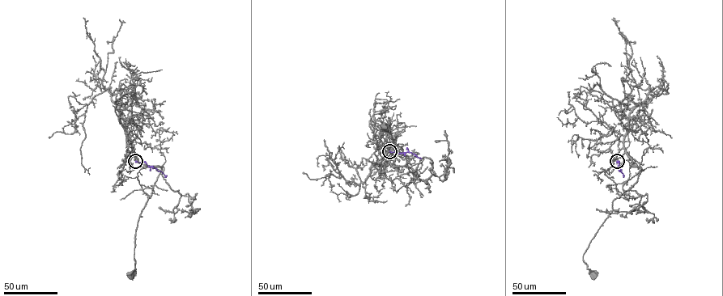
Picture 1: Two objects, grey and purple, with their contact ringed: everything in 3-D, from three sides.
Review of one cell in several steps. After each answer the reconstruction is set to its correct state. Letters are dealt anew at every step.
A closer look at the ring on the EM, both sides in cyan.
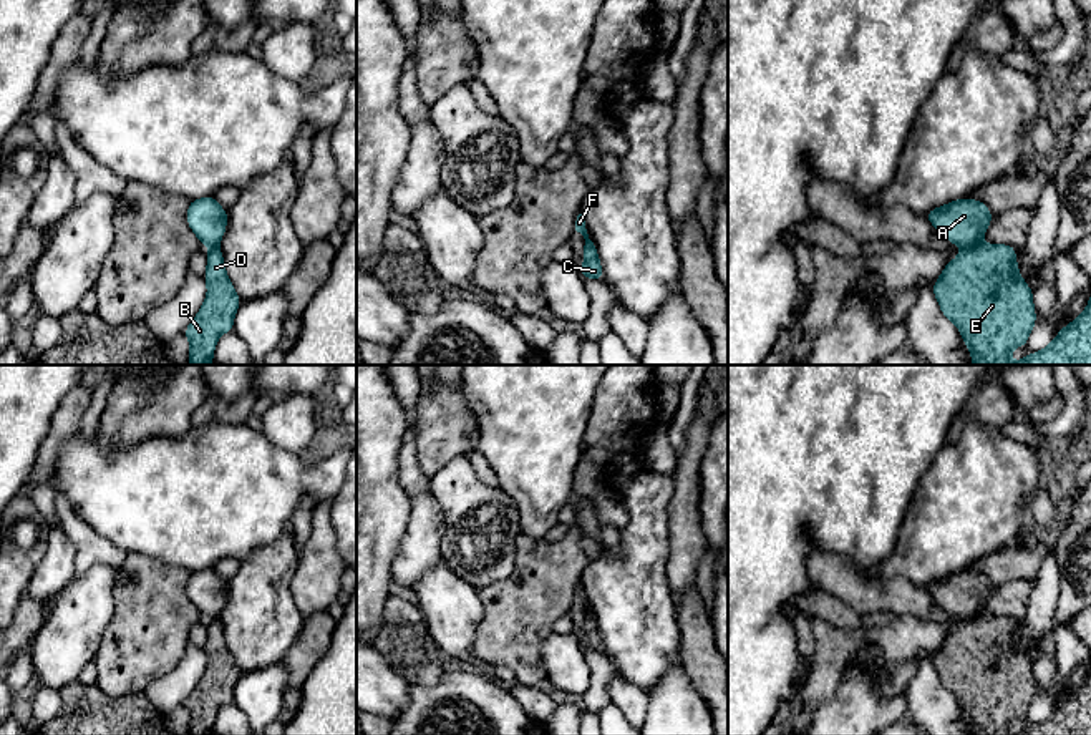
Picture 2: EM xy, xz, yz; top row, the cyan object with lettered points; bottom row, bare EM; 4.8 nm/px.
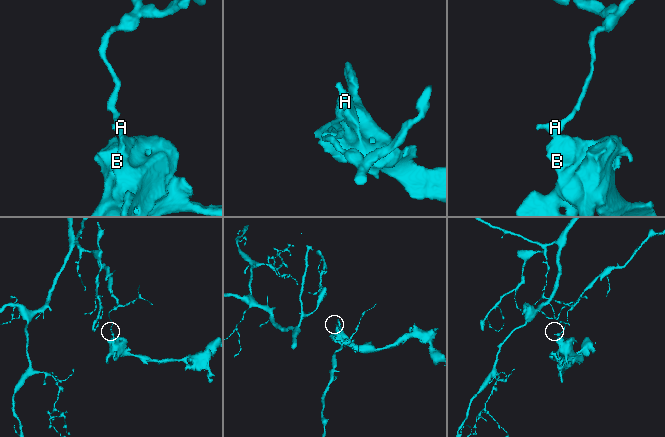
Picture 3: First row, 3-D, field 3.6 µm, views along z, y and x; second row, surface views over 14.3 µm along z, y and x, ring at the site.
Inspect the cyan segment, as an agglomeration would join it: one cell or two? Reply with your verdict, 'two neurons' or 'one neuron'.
two neurons

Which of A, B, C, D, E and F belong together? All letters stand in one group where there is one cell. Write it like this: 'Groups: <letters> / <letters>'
Groups: A F / B C D E

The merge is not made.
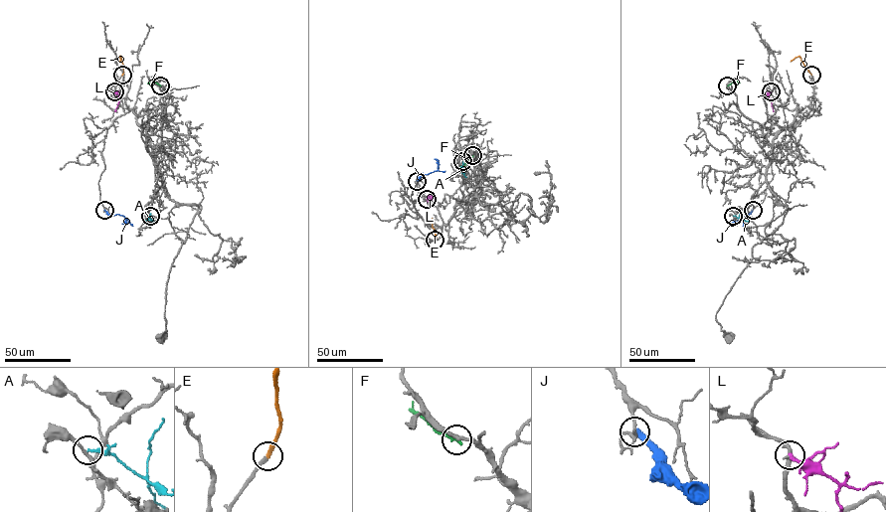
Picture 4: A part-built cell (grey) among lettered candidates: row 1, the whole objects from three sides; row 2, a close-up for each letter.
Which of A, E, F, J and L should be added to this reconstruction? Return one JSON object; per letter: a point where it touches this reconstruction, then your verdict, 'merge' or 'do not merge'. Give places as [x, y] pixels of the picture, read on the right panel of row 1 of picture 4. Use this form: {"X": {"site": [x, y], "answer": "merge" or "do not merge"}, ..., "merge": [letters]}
{"A": {"site": [733, 216], "answer": "do not merge"}, "E": {"site": [811, 75], "answer": "merge"}, "F": {"site": [727, 85], "answer": "do not merge"}, "J": {"site": [753, 210], "answer": "do not merge"}, "L": {"site": [771, 91], "answer": "do not merge"}, "merge": ["E"]}

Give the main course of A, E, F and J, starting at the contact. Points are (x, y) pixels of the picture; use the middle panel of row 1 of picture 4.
A: (462, 161), (466, 177)
E: (435, 240), (432, 218)
F: (472, 155), (459, 168)
J: (417, 181), (438, 170), (438, 161), (435, 159)

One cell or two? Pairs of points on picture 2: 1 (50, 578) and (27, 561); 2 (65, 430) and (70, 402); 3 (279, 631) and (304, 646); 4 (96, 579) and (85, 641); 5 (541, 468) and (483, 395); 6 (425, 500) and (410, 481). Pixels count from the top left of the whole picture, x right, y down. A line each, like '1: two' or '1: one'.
1: two
2: one
3: two
4: one
5: one
6: two

